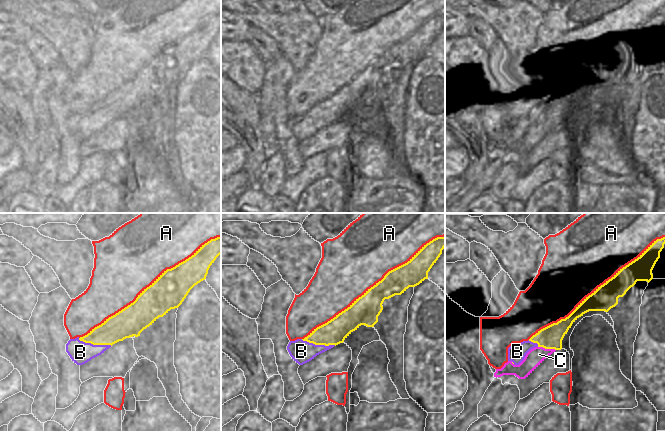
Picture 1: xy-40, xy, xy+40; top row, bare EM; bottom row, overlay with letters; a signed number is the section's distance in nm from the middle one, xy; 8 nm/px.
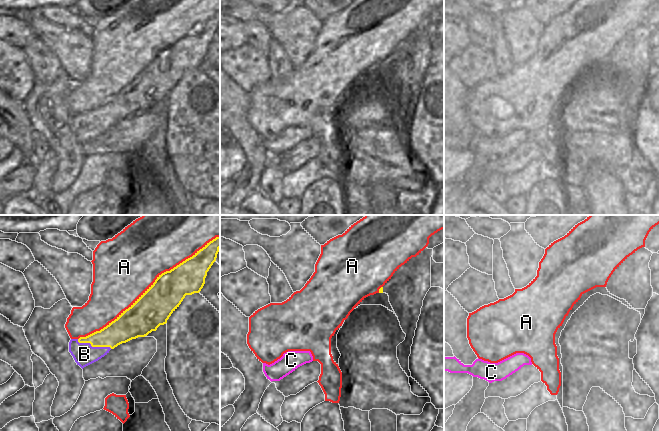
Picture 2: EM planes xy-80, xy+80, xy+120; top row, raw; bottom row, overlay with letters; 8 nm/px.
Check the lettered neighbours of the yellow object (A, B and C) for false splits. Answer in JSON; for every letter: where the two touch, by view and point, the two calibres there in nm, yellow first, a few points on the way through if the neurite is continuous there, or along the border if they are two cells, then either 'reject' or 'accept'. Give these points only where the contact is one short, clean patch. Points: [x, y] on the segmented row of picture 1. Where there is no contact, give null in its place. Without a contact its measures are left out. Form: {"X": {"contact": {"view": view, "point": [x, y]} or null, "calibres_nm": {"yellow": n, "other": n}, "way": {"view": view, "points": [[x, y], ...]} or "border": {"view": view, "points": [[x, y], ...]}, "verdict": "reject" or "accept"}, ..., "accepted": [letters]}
{"A": {"contact": {"view": "xy-40", "point": [150, 285]}, "calibres_nm": {"yellow": 280, "other": 500}, "verdict": "reject"}, "B": {"contact": {"view": "xy-40", "point": [95, 344]}, "calibres_nm": {"yellow": 220, "other": 180}, "verdict": "reject"}, "C": {"contact": {"view": "xy+40", "point": [547, 348]}, "calibres_nm": {"yellow": 190, "other": 140}, "verdict": "accept"}, "accepted": ["C"]}

